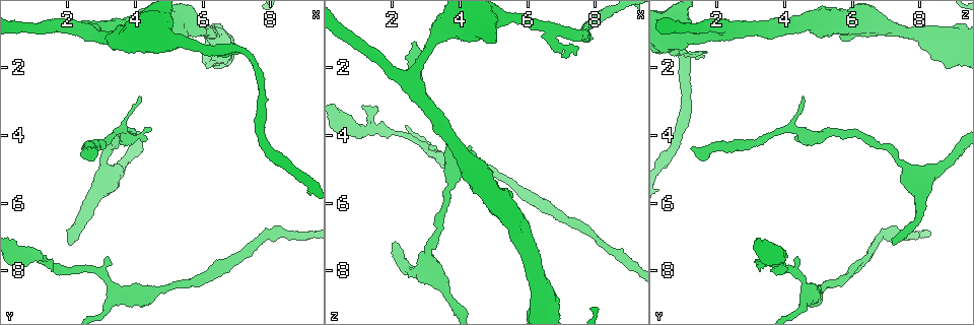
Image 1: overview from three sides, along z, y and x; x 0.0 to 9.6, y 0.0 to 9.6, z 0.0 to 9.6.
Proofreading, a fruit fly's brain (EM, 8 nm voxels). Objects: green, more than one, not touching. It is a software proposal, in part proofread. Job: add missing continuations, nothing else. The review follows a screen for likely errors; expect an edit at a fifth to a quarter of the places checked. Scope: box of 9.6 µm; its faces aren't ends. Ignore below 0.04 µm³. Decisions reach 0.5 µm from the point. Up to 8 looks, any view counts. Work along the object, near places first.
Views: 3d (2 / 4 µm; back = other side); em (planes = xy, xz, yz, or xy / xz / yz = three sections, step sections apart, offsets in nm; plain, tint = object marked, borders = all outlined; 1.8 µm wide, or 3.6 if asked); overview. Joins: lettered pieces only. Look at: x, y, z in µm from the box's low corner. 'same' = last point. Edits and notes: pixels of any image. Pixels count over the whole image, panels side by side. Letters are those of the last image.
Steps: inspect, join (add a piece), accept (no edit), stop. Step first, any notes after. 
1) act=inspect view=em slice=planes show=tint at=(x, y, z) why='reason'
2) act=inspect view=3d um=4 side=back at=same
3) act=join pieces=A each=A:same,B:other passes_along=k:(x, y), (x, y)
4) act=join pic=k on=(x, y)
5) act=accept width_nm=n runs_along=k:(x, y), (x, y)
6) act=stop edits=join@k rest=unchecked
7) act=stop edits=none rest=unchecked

act=inspect view=3d um=4 at=(1.10, 7.75, 3.10) why='an open end'

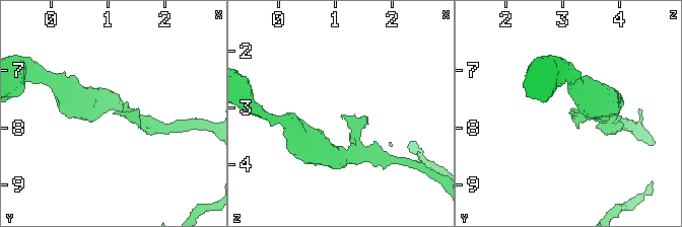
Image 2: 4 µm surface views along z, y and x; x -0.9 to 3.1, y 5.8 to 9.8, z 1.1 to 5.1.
act=inspect view=em slice=planes show=borders at=(1.15, 7.75, 3.15) why='shape alone is not enough'

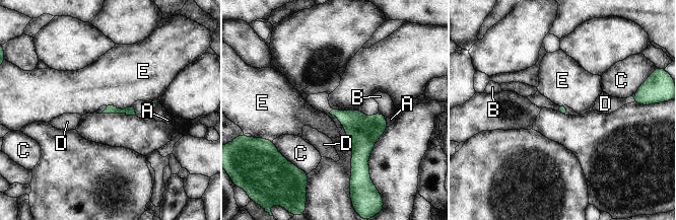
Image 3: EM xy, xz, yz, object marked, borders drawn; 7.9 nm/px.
act=accept each=A:other,B:other,C:other,D:other,E:other border=3:(107, 105), (131, 106) found='no lettered piece goes on from it'

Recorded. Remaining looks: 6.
act=inspect view=em slice=planes show=tint at=(2.00, 7.20, 7.20) why='free end'

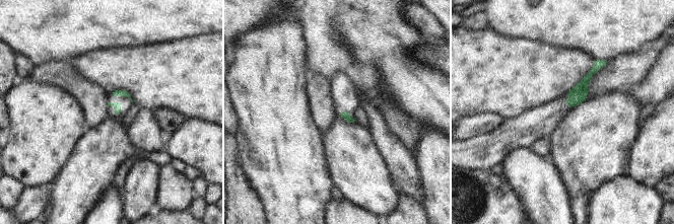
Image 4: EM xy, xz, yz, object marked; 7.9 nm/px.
act=inspect view=em slice=planes show=borders at=same why='see the neighbours'

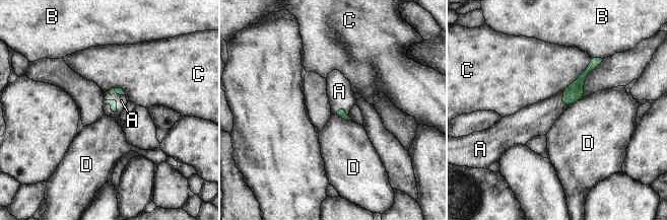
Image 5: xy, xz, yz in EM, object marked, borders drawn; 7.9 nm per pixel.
act=join pieces=A each=A:same,B:other,C:other,D:other passes_along=5:(113, 103), (116, 101), (121, 100) found='the neuron continues'

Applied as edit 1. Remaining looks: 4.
act=inspect view=overview

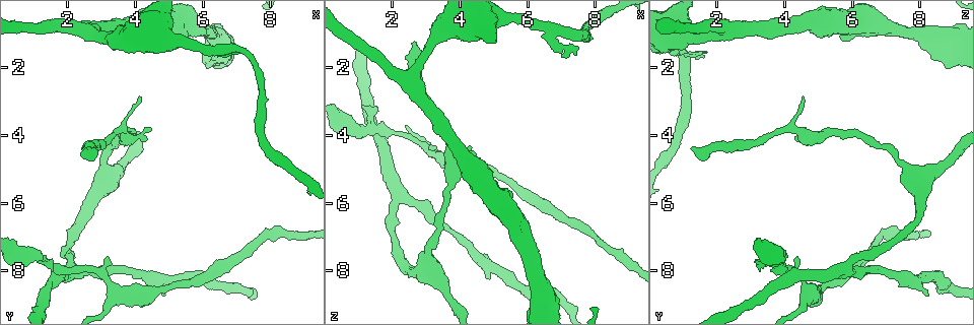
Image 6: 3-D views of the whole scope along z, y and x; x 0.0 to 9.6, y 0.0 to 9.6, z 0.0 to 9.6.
act=inspect view=em slice=yz step=8 show=borders at=(4.15, 2.90, 4.55) why='an open end'

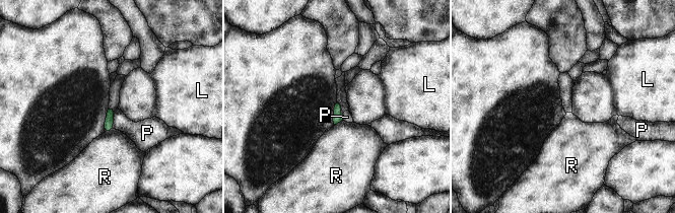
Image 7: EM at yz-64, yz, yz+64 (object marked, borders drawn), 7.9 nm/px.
act=accept each=L:other,P:other,R:other border=7:(113, 112), (114, 128) found='no lettered piece goes on from it'

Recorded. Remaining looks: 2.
act=stop edits=join@5 rest=unchecked

